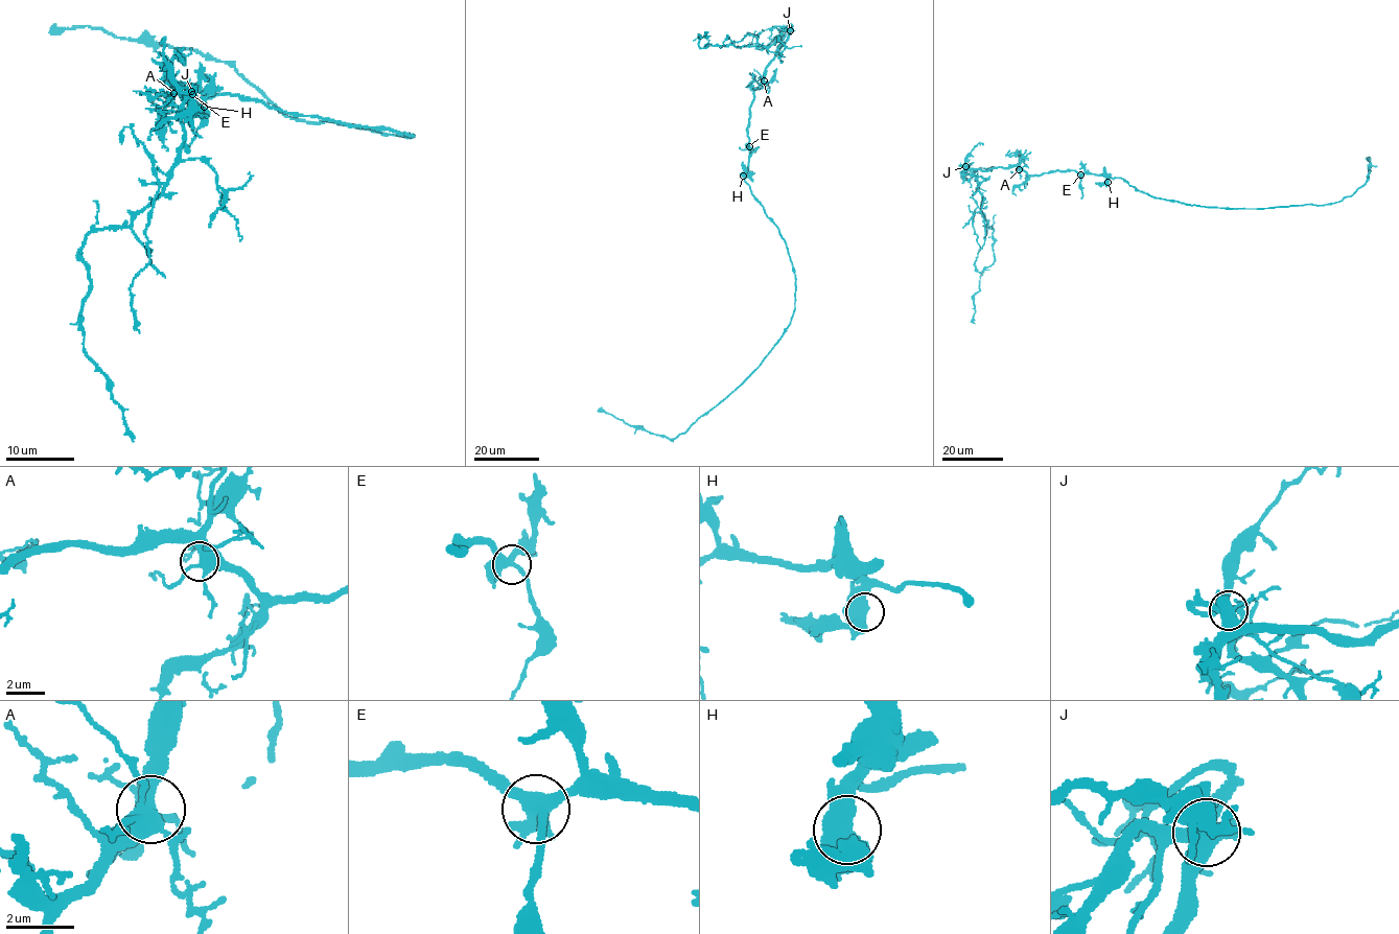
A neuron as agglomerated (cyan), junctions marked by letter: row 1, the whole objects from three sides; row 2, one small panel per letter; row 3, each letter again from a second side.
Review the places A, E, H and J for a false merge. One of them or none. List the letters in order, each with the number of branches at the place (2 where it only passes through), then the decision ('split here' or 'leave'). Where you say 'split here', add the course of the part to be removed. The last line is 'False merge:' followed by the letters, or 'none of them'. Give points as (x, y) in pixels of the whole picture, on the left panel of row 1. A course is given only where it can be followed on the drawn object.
A: 5 | leave
E: 5 | leave
H: 5 | leave
J: 5 | split here | (191, 91), (168, 184), (129, 226), (94, 229), (82, 243), (90, 281), (84, 352), (134, 441)
False merge: J

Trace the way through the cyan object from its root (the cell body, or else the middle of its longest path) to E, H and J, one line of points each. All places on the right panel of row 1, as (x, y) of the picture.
E: (1126, 183), (1122, 179), (1080, 174)
H: (1126, 183), (1113, 178), (1108, 182)
J: (1126, 183), (1122, 179), (1074, 170), (1030, 176), (1017, 166), (982, 170), (965, 166)

